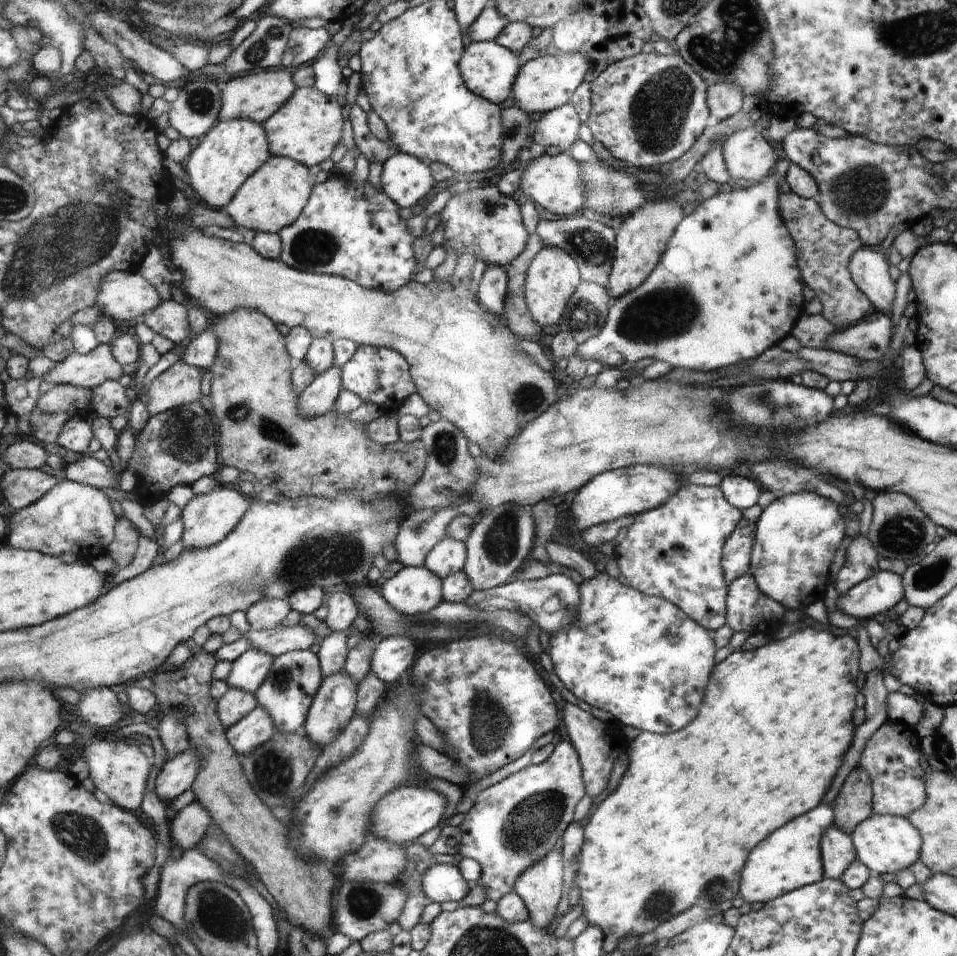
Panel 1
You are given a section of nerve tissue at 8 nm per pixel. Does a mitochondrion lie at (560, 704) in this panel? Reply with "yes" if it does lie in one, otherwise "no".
no

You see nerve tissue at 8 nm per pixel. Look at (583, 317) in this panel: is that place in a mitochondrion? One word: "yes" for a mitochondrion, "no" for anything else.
yes

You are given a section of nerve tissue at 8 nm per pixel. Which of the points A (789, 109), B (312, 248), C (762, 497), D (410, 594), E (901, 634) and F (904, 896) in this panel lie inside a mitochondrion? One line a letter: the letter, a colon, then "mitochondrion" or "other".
A: other
B: mitochondrion
C: other
D: other
E: other
F: other

